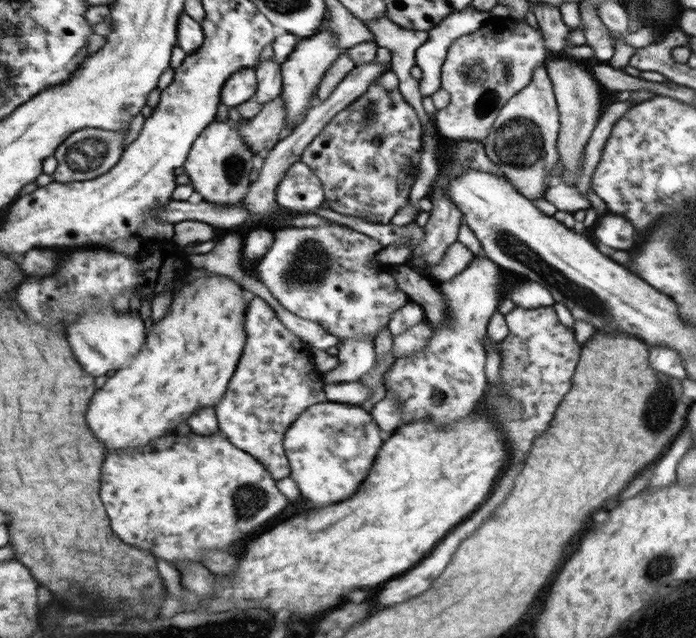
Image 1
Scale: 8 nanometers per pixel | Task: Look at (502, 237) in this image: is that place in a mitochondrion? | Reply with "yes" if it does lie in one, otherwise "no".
yes

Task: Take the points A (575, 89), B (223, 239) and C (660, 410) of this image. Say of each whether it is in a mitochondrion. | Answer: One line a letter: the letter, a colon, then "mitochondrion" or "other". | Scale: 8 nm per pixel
A: other
B: other
C: mitochondrion

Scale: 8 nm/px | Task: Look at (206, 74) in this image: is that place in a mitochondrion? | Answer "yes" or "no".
no

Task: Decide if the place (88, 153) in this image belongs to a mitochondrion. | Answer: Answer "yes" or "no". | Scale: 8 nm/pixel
yes

